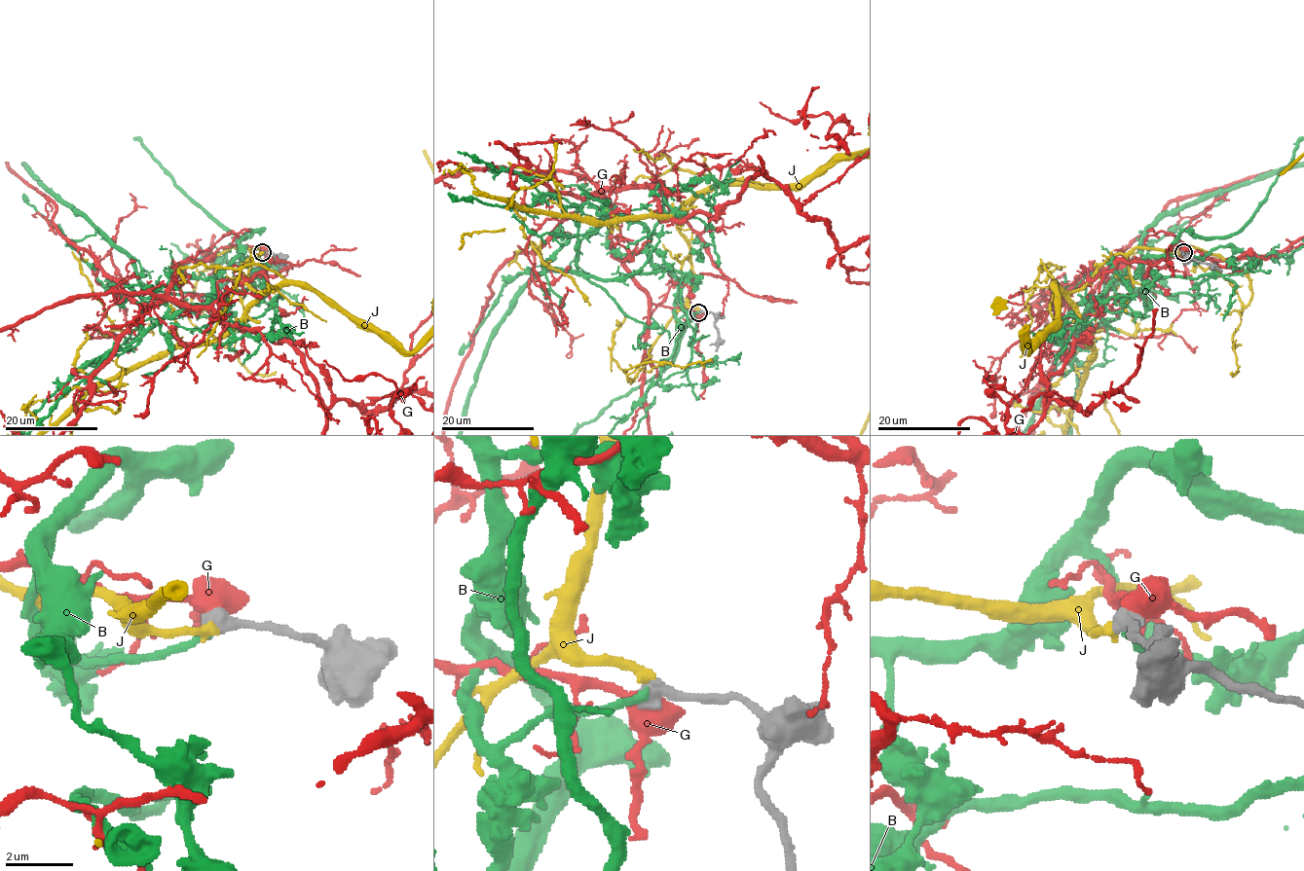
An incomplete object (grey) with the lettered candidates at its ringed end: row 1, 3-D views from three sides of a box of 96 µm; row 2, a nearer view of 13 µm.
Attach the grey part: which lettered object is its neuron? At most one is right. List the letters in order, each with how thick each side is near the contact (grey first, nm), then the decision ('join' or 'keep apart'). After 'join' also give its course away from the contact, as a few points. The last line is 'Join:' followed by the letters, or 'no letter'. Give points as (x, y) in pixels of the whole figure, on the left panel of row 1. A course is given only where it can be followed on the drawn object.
B: 600/240 nm | keep apart
G: 600/460 nm | keep apart
J: 600/320 nm | keep apart
Join: no letter

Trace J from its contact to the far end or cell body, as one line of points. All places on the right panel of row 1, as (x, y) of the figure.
J: (1180, 252), (1134, 248), (1080, 288), (1055, 285), (1056, 319), (1030, 352), (1028, 308), (1050, 287), (988, 300)

